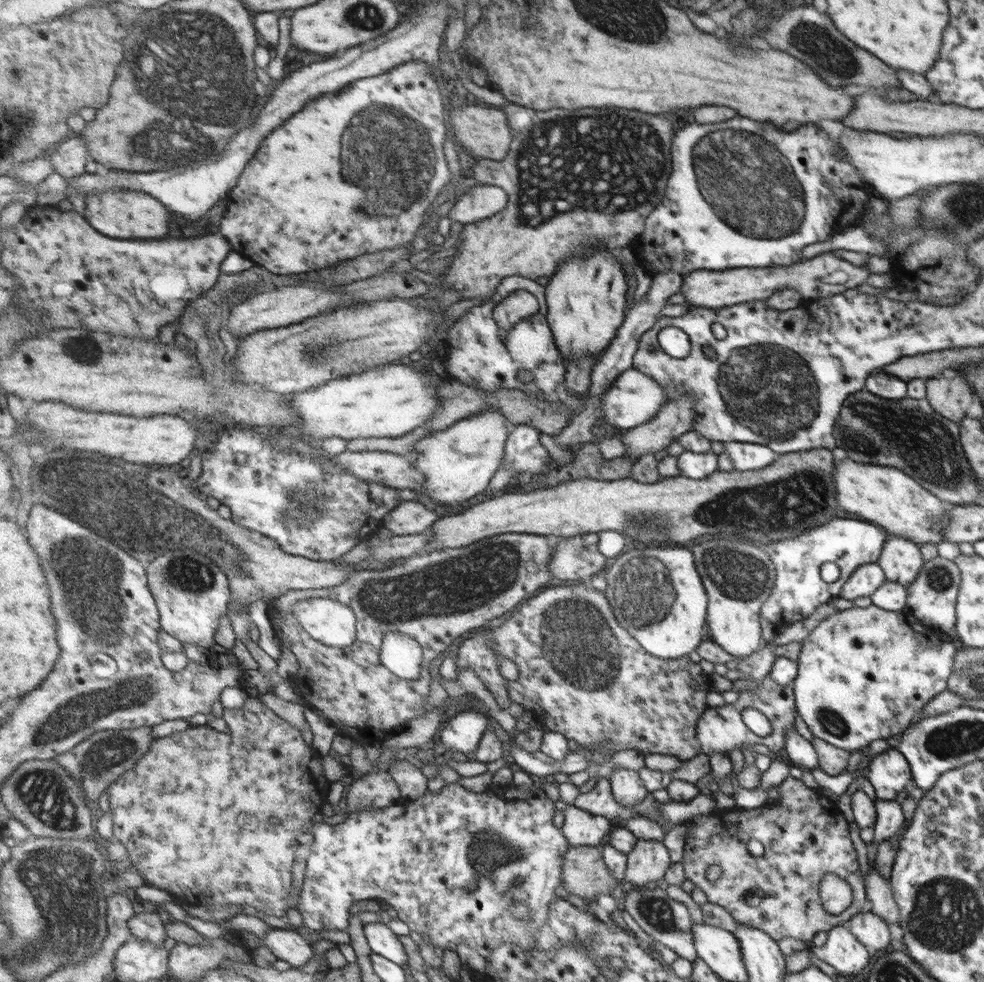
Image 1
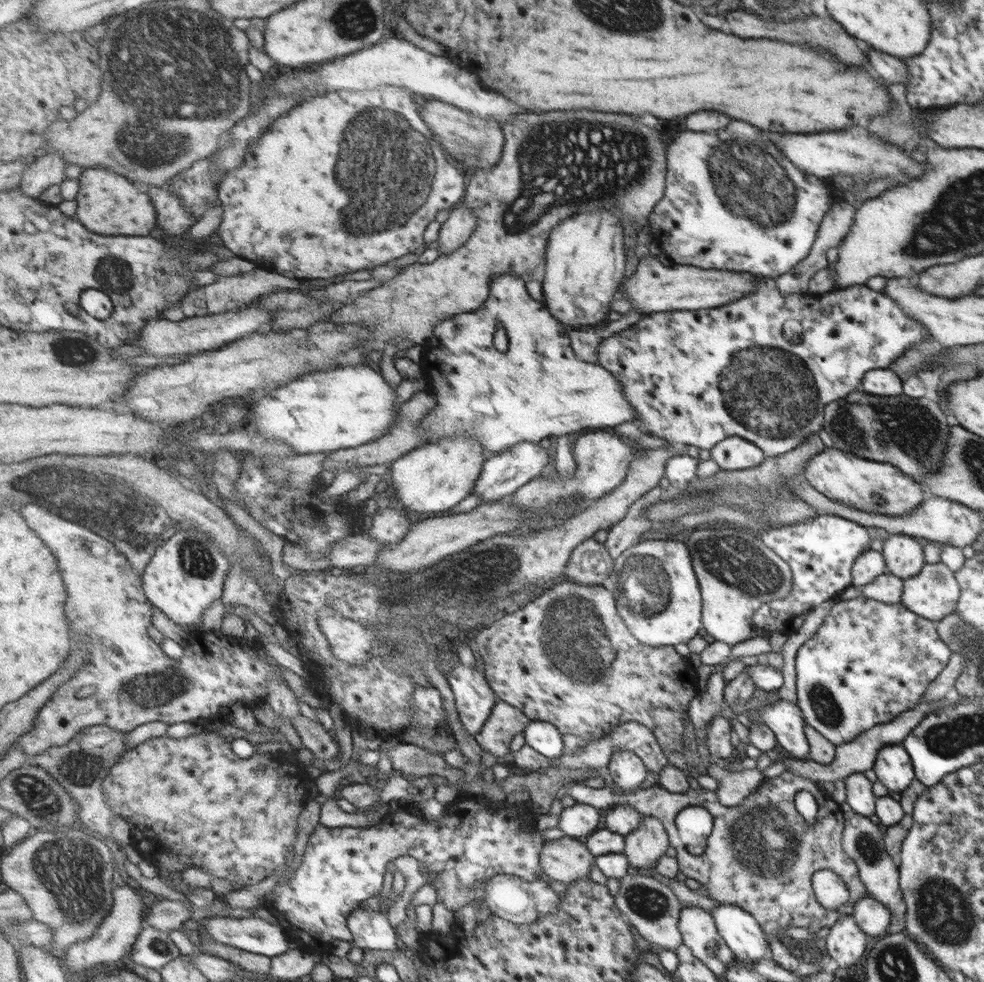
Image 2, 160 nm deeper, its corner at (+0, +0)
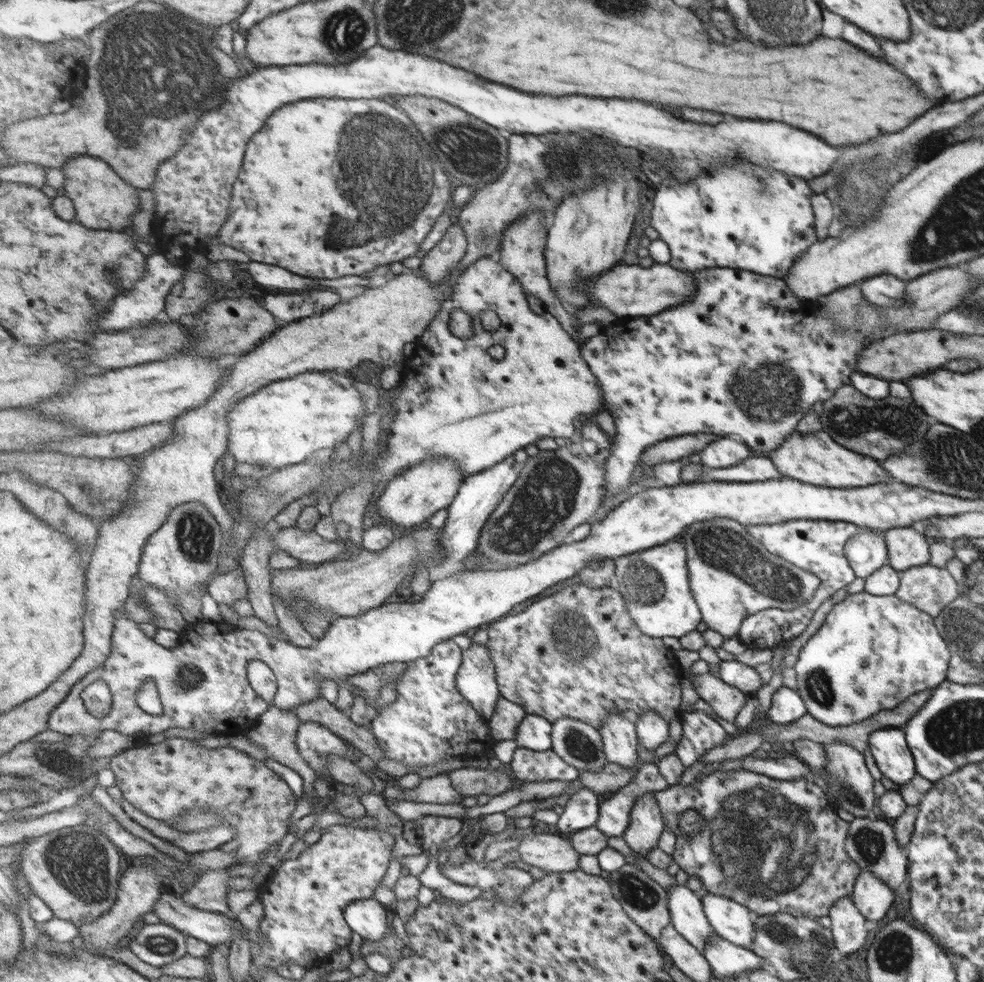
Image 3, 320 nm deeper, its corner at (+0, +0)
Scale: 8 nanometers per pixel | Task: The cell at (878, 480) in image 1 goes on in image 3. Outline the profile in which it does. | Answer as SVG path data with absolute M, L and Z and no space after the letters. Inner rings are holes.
M795 429L795 432L781 446L775 447L773 451L769 451L764 456L770 459L779 475L812 486L845 489L887 484L894 481L874 457L847 450L833 442L829 435L822 431L800 435Z

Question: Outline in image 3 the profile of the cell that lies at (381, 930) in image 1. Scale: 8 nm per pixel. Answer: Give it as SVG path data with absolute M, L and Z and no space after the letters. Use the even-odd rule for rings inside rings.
M357 900L346 908L346 919L363 941L381 940L389 932L392 911L379 900Z

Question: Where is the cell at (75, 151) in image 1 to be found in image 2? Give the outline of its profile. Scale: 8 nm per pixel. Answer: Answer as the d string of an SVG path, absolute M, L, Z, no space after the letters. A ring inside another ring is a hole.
M57 150L38 159L31 159L22 176L19 188L30 197L41 196L49 186L61 184L65 178L65 168L68 166Z

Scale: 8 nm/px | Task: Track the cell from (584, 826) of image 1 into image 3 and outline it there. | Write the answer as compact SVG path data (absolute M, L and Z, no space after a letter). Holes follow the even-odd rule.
M581 787L564 806L560 814L558 830L563 835L575 834L583 828L593 827L598 817L597 794Z

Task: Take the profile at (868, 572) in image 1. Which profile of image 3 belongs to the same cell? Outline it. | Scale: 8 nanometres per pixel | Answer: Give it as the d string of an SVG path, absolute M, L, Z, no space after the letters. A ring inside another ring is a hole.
M856 532L843 545L843 554L857 578L865 578L888 562L882 532Z

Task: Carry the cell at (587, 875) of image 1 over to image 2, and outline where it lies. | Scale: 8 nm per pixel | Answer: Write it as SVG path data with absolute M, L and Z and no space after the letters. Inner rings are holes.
M565 836L547 842L542 862L547 877L569 885L574 880L588 878L595 857L587 851L582 840Z

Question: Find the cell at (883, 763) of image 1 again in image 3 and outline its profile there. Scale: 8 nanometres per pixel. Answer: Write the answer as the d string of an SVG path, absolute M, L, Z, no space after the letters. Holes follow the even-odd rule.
M900 727L877 729L870 732L868 736L869 752L871 752L877 768L885 778L889 778L898 786L909 782L917 774L917 769L913 768L914 758L911 758L909 746L905 746L905 741L905 732Z

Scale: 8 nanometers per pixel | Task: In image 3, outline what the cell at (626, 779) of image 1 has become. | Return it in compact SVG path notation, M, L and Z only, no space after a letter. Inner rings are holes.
M611 711L607 714L607 720L598 728L598 733L607 762L620 764L635 774L639 745L635 725L621 716L619 711Z

